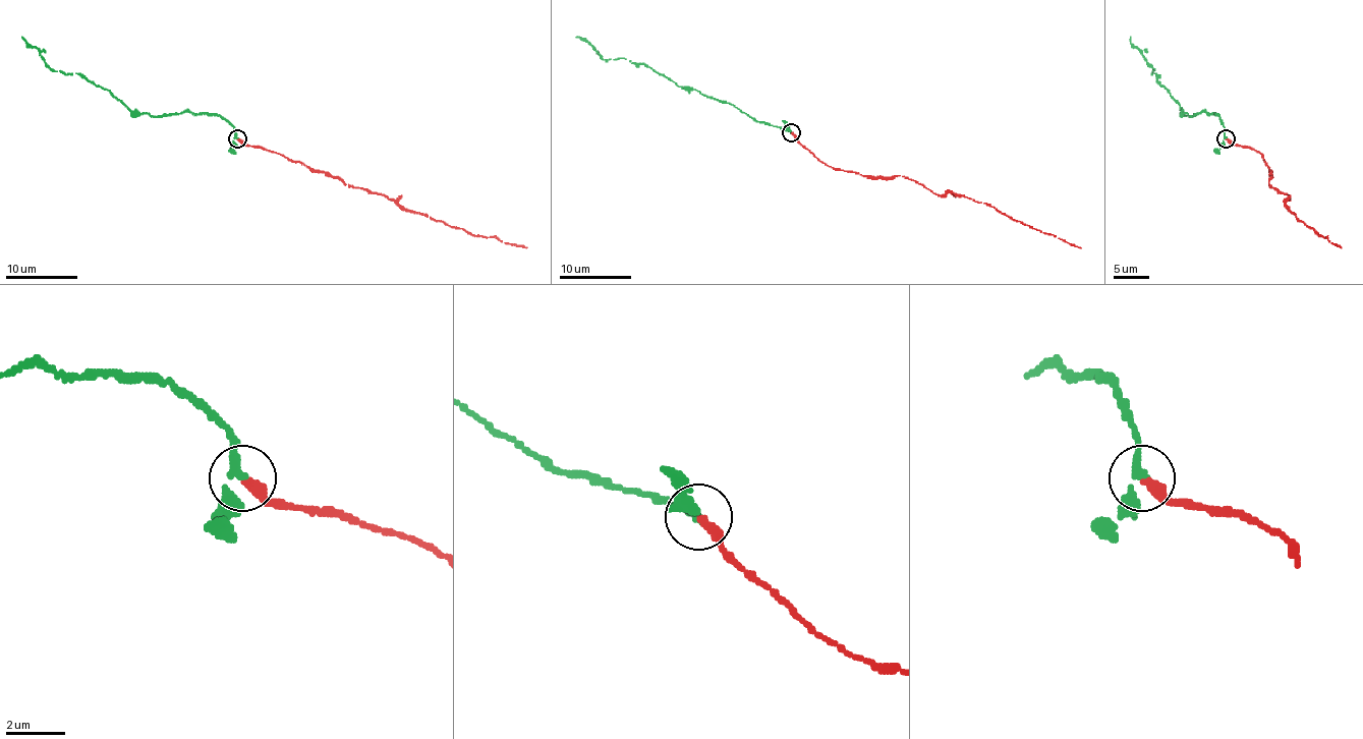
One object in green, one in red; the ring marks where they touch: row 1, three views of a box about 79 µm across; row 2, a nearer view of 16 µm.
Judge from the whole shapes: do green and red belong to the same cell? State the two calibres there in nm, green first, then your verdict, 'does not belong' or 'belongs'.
calibres 240 and 320 nm; belongs

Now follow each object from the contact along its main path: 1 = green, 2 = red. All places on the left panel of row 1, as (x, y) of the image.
1: (236, 138), (235, 129), (215, 115), (176, 113), (153, 116), (132, 113), (108, 90), (50, 68), (21, 36)
2: (236, 139), (301, 161), (310, 168), (337, 176), (346, 184), (384, 195), (470, 233), (527, 247)

